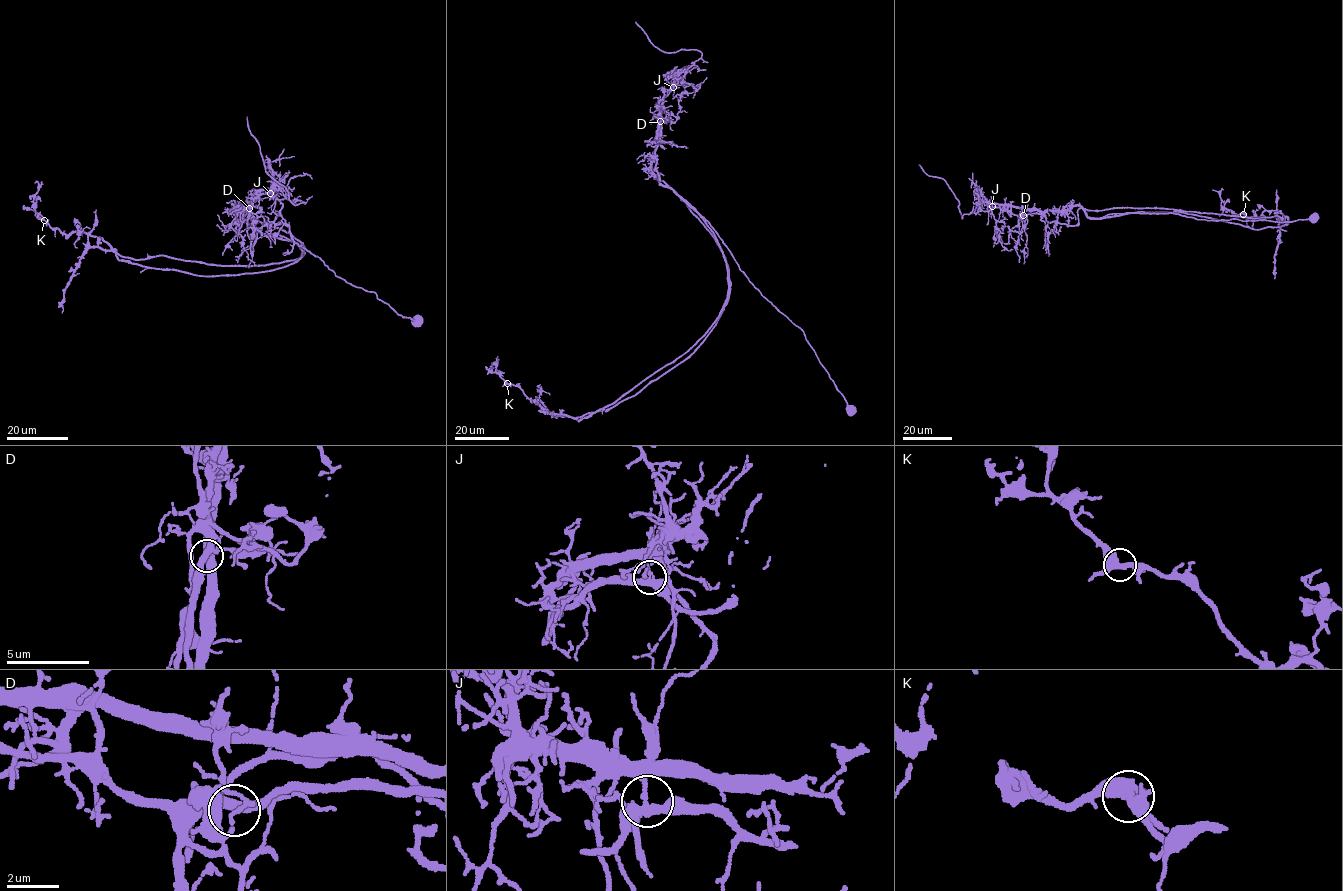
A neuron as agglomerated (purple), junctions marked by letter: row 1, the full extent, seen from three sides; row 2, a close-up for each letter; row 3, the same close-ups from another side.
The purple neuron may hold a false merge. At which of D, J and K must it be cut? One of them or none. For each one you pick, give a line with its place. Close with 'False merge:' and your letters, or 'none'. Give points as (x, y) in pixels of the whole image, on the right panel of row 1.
J: place (992, 206)
False merge: J

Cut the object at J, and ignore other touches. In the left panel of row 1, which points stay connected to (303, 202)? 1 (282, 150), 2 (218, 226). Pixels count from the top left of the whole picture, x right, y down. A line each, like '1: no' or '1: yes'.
1: no
2: no

